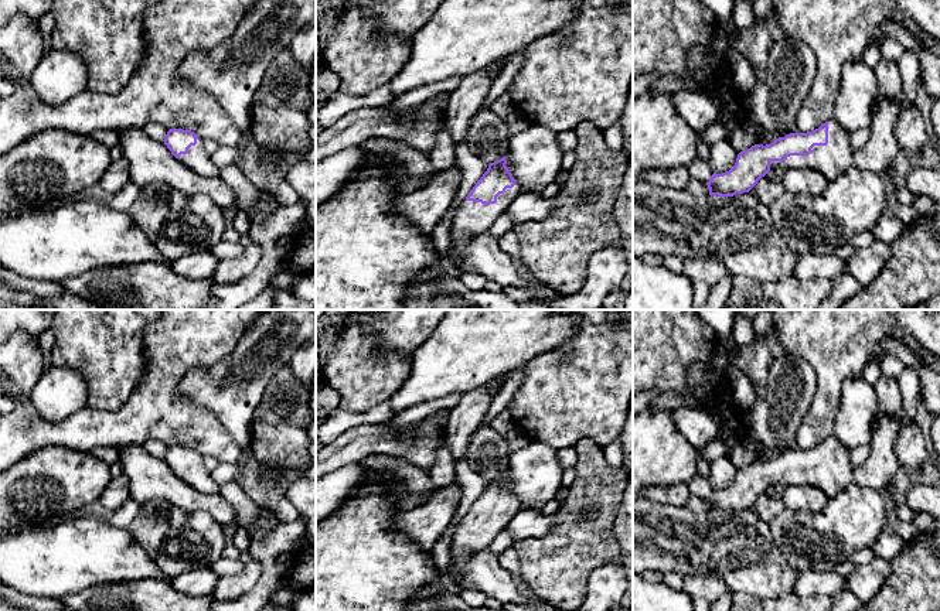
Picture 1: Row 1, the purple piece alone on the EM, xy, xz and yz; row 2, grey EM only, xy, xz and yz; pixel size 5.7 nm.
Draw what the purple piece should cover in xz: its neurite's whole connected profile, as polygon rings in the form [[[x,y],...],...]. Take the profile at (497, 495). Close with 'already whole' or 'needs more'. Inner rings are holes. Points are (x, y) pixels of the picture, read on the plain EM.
[[[505,474],[490,479],[466,516],[450,533],[452,563],[466,561],[470,556],[487,549],[520,509],[521,504],[507,485]]]; needs more

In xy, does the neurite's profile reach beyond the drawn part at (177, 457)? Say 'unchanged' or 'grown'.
grown

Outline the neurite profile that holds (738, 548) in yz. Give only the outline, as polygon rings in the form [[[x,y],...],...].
[[[641,495],[633,498],[633,570],[712,576],[736,593],[763,600],[779,598],[793,590],[797,570],[776,546],[769,523],[750,509],[733,513],[694,513],[685,506],[653,502]]]

